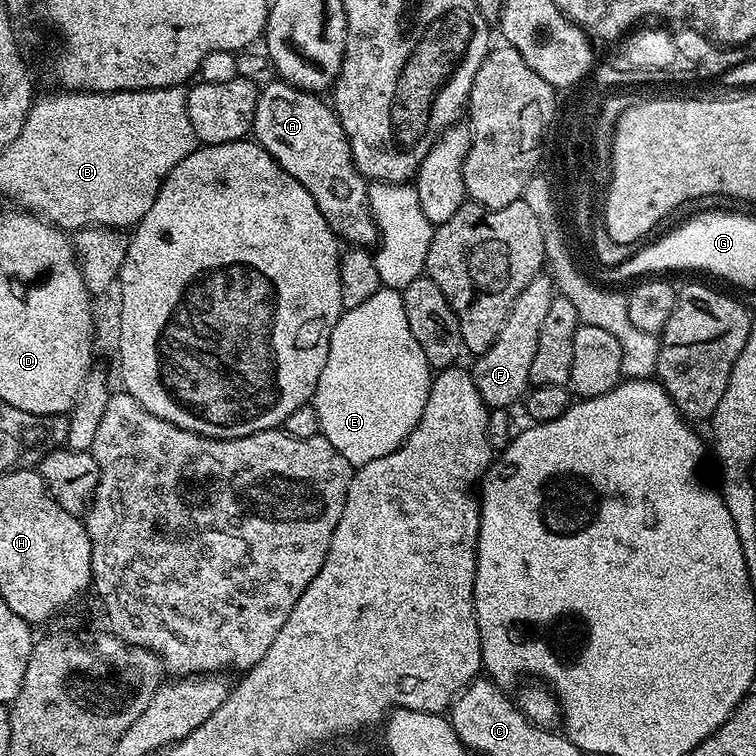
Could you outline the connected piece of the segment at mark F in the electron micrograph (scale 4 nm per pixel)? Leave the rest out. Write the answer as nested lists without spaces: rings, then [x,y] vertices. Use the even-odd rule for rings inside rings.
[[[535,276],[526,286],[526,290],[522,290],[522,294],[514,298],[514,306],[510,306],[510,314],[494,346],[475,357],[476,365],[471,365],[470,368],[472,380],[478,386],[478,394],[482,394],[489,409],[511,409],[512,403],[516,399],[519,401],[529,391],[530,362],[534,362],[534,354],[538,351],[538,334],[542,330],[542,321],[546,318],[546,313],[550,311],[553,295],[552,276]]]

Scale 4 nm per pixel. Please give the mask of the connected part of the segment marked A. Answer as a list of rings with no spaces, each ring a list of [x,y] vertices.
[[[273,79],[273,84],[268,84],[259,89],[260,97],[258,106],[254,110],[252,132],[255,143],[276,159],[295,180],[302,182],[306,190],[318,202],[318,210],[324,212],[326,222],[334,229],[341,241],[352,246],[372,246],[378,237],[376,219],[372,216],[370,202],[368,201],[368,184],[360,171],[356,169],[356,160],[350,150],[348,136],[344,132],[342,122],[336,116],[335,107],[331,103],[323,104],[321,97],[314,92],[305,92],[302,88],[295,88],[292,84],[285,84],[283,80]]]

